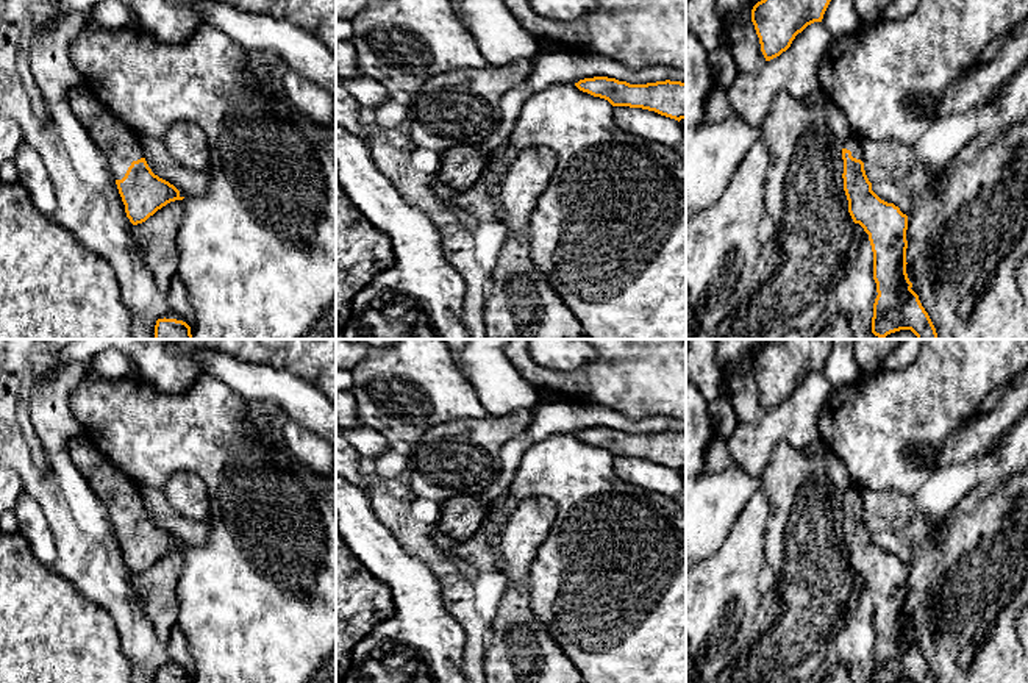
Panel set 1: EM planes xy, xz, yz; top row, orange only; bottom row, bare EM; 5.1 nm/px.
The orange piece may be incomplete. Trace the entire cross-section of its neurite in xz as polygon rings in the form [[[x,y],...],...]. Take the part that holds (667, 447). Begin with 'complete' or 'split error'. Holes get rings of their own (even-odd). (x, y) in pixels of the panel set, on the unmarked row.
complete; [[[594,427],[580,430],[575,436],[608,450],[612,456],[642,458],[678,472],[686,469],[686,433],[681,431],[630,434],[616,428]]]

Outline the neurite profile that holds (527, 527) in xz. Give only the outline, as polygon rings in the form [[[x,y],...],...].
[[[528,497],[508,516],[500,535],[508,585],[528,586],[531,561],[556,519],[556,503],[548,497]]]

